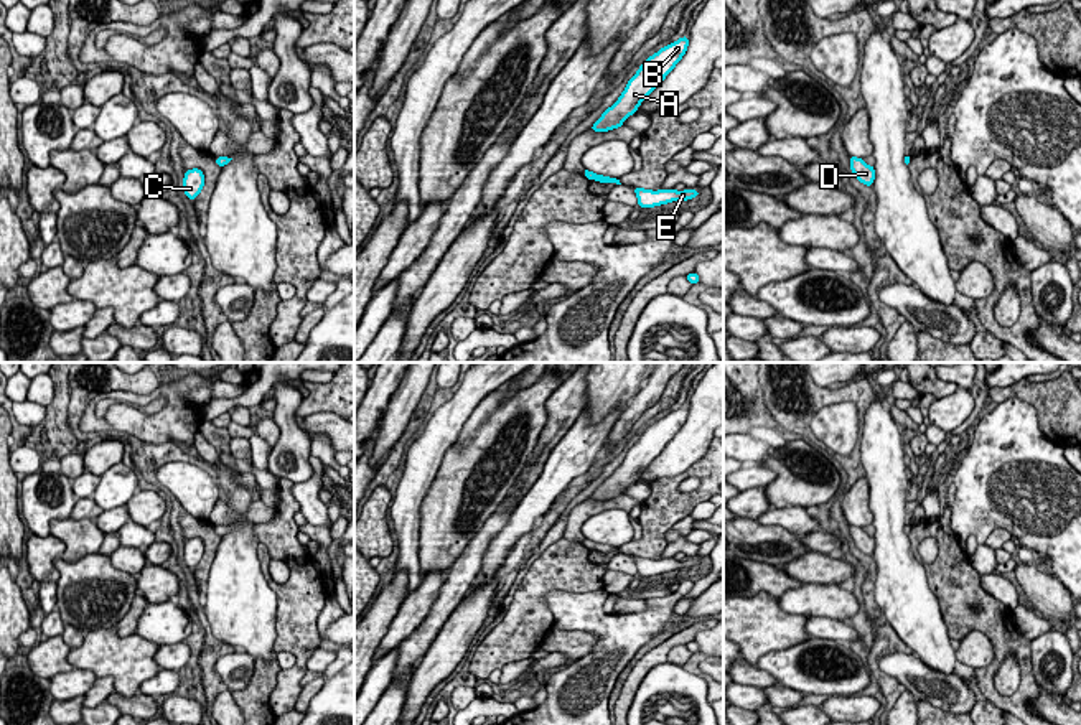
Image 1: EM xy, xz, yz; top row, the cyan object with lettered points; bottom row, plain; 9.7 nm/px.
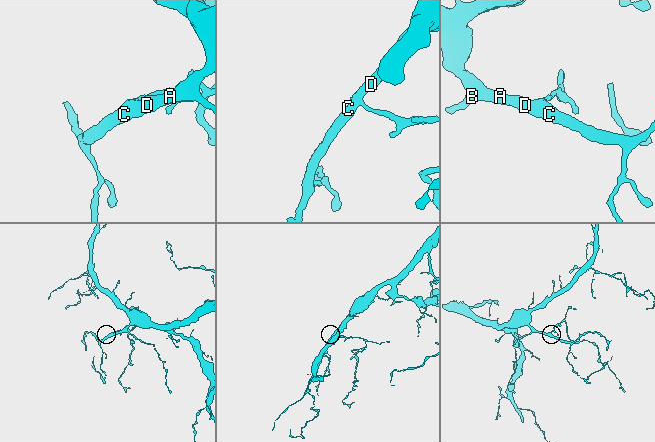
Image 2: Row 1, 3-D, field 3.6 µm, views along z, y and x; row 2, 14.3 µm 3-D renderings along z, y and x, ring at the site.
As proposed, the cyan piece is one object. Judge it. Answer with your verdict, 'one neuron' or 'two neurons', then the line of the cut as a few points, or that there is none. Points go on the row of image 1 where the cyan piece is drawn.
one neuron | no cut

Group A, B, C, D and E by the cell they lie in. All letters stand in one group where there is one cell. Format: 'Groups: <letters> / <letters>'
Groups: A B C D E

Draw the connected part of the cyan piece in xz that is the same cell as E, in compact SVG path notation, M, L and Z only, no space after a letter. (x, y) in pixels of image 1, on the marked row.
M633 188L633 189L638 196L639 208L653 208L653 206L666 204L677 199L687 201L700 194L697 189L686 189L686 191L676 191L674 188L659 189L659 191L651 191L651 189L643 189L643 188Z

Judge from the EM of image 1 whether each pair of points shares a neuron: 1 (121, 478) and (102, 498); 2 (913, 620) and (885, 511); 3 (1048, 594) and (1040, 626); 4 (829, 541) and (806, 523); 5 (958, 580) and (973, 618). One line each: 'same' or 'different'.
1: same
2: same
3: different
4: different
5: same

